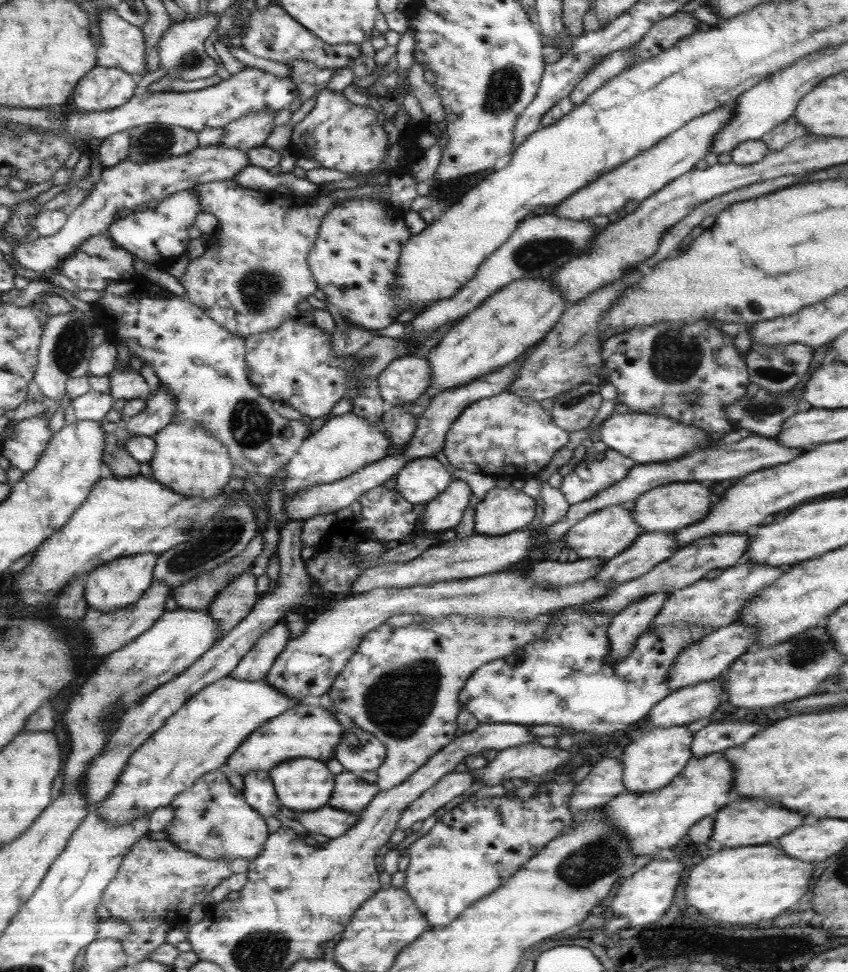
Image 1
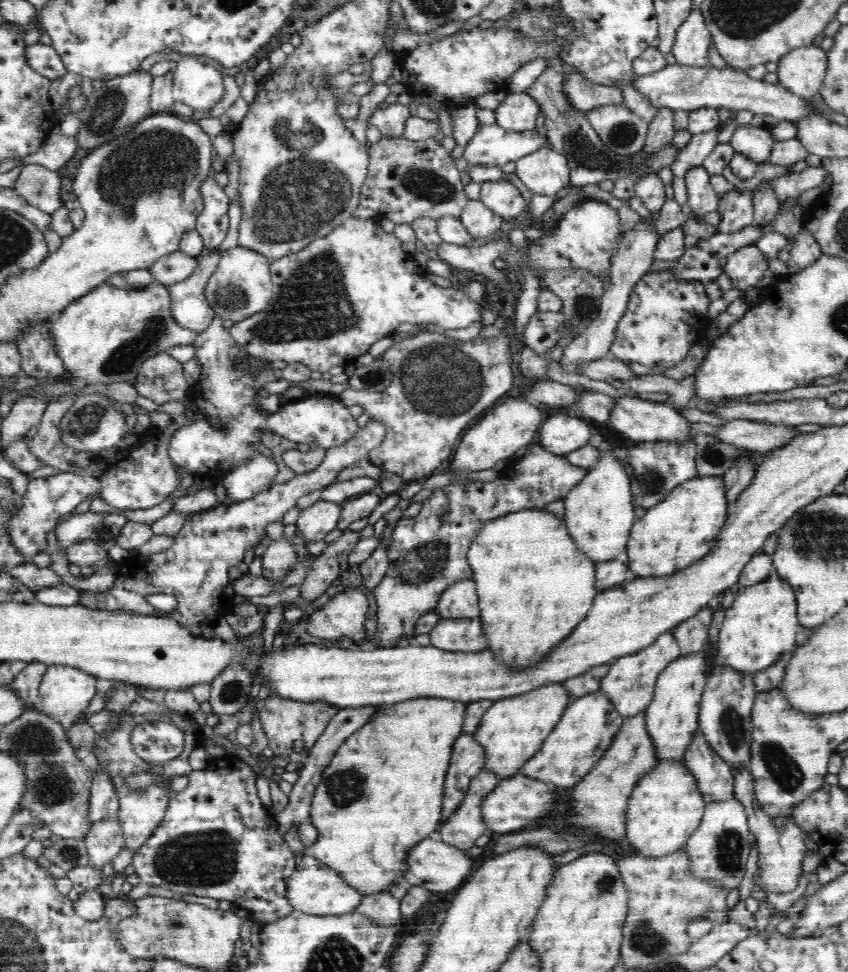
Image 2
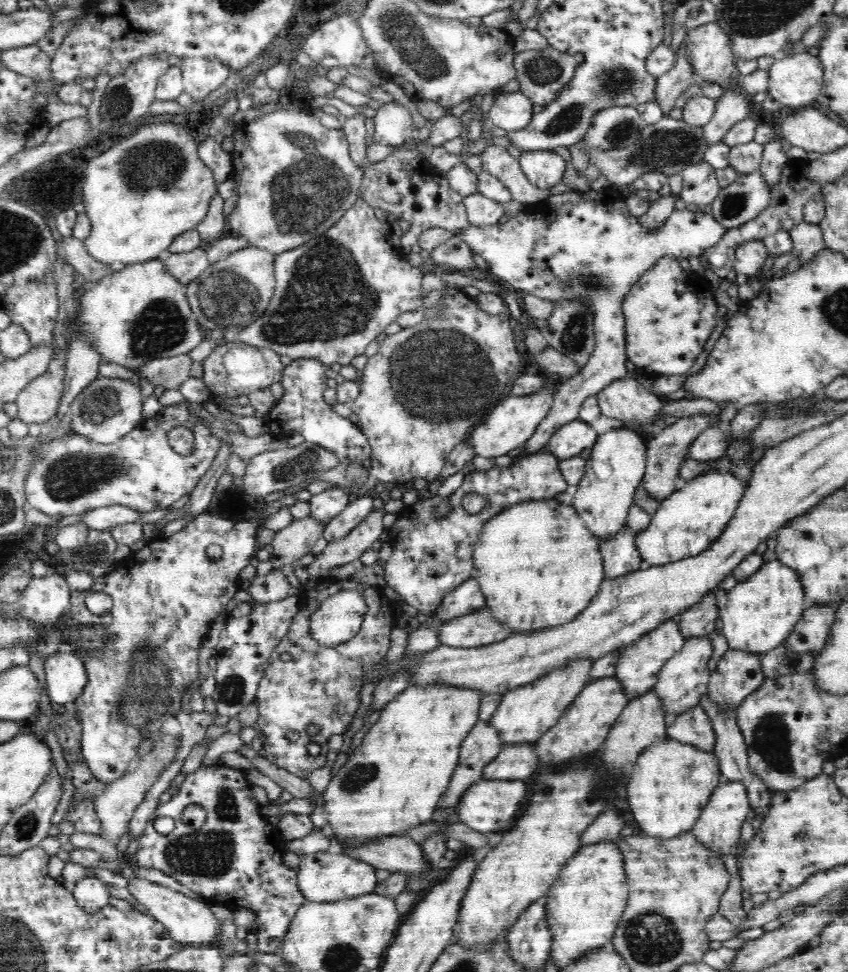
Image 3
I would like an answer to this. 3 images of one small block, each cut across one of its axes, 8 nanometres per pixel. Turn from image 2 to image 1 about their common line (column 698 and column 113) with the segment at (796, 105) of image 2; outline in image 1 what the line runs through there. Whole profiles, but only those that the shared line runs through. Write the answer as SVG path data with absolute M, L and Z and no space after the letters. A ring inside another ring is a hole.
M95 65L73 87L71 102L83 112L104 111L121 106L137 92L136 79L124 70Z

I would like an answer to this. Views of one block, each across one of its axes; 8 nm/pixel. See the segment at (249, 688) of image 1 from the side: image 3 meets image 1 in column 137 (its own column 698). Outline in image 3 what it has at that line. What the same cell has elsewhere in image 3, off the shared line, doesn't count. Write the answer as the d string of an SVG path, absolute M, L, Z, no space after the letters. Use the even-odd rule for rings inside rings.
M668 736L644 748L634 768L634 778L628 780L628 802L632 816L646 832L644 835L656 836L662 840L692 830L711 799L712 792L724 779L715 751L704 751L696 745Z

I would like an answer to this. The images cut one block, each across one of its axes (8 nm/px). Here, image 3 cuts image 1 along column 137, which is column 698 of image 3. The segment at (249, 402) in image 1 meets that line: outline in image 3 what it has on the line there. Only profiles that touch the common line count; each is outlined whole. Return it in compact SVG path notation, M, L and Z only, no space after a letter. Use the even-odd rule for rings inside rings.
M664 256L658 264L652 266L636 282L623 304L626 319L626 347L630 362L636 365L639 372L650 376L688 375L700 354L705 350L712 331L718 324L718 302L714 297L714 288L692 270L685 271L680 262L671 256Z

